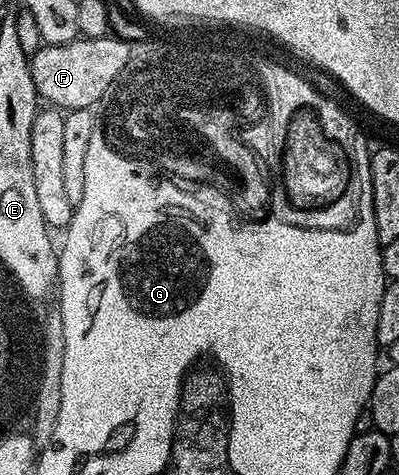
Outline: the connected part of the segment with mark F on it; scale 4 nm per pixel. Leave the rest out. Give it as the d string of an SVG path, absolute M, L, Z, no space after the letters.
M107 35L102 38L78 37L62 46L45 44L30 57L31 76L36 94L56 109L92 109L99 104L106 89L120 76L132 52L127 40Z

